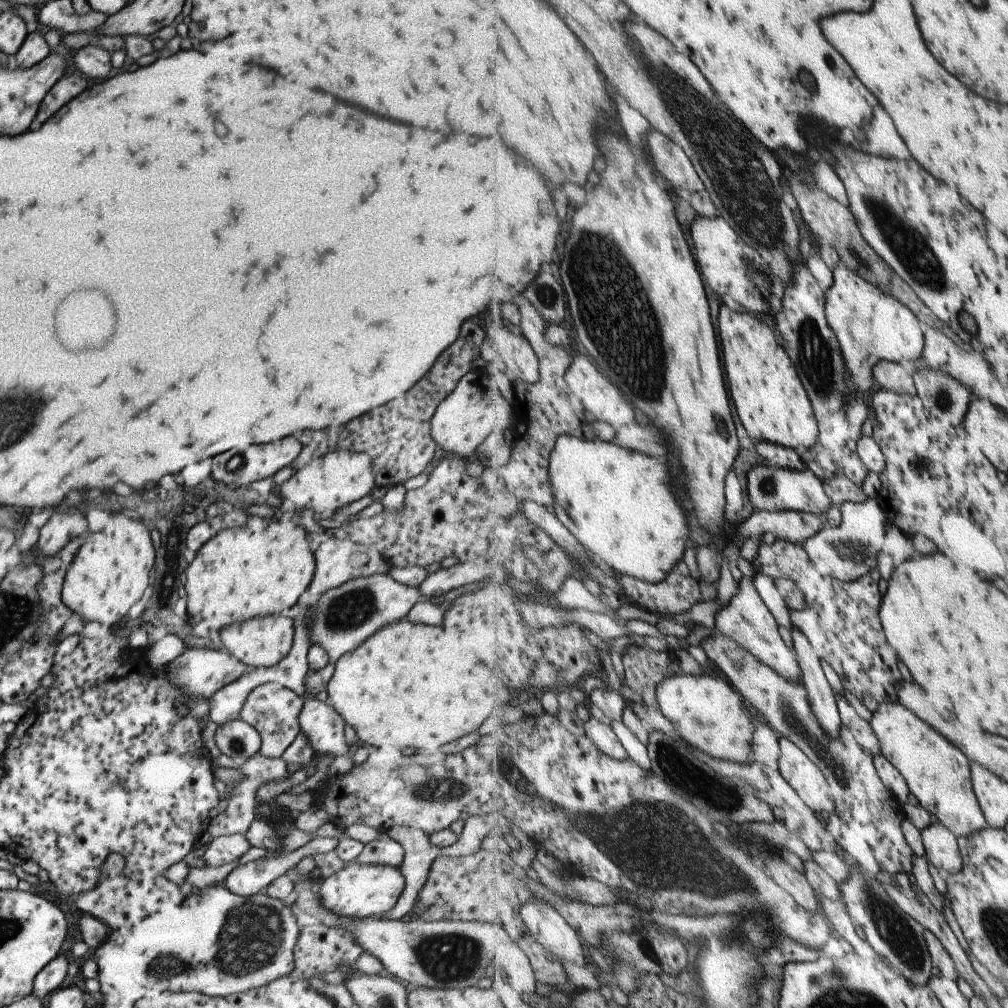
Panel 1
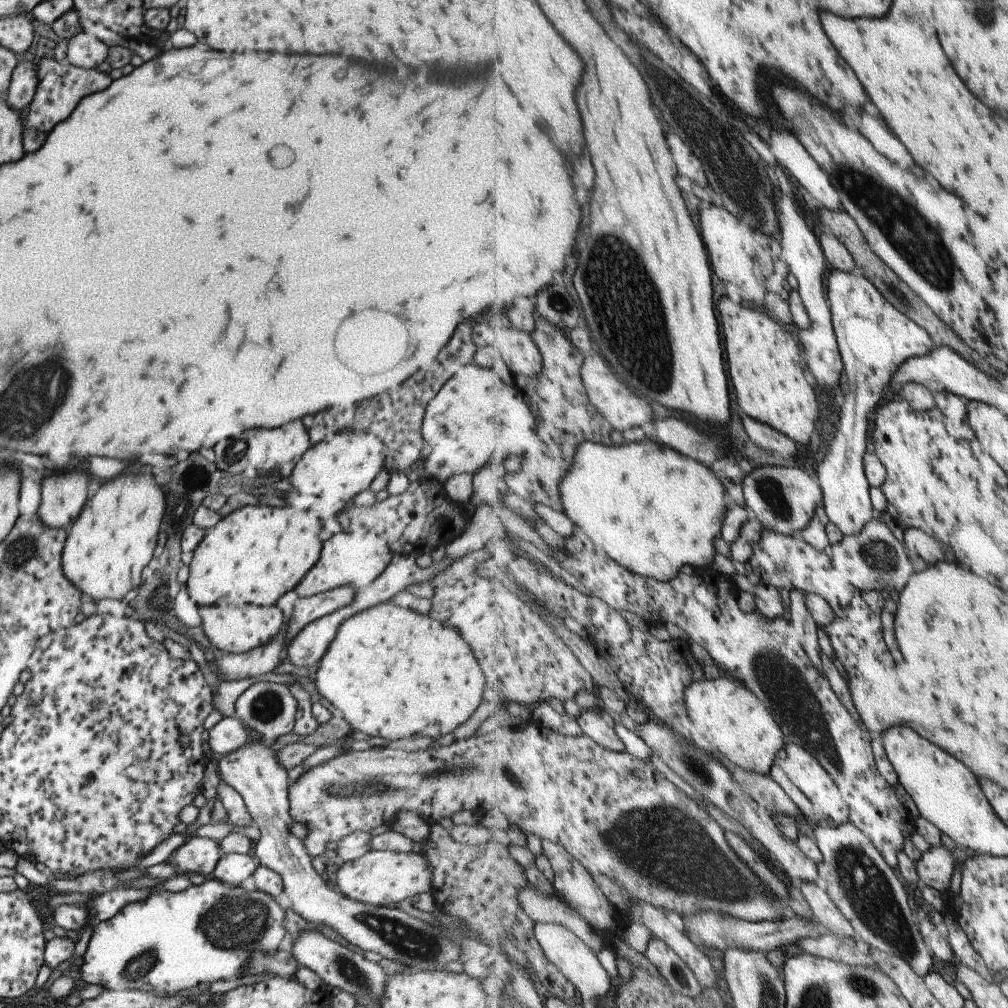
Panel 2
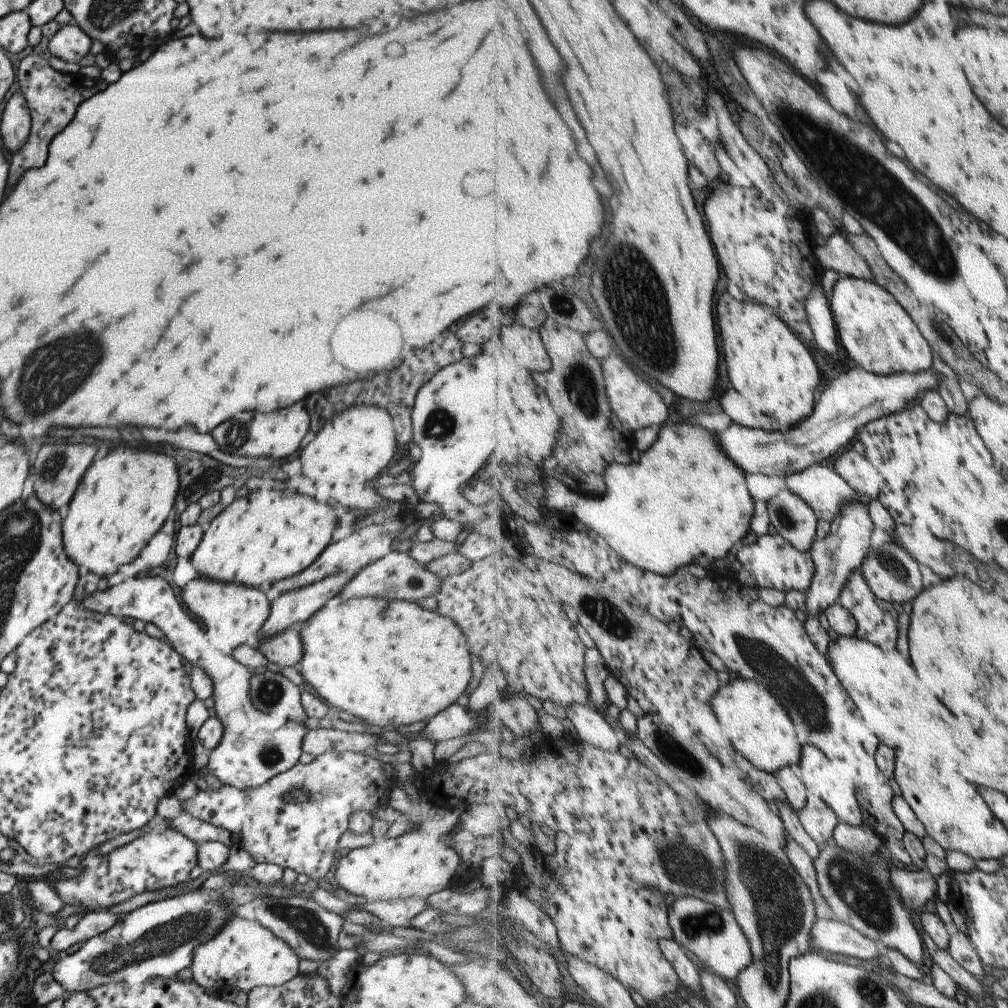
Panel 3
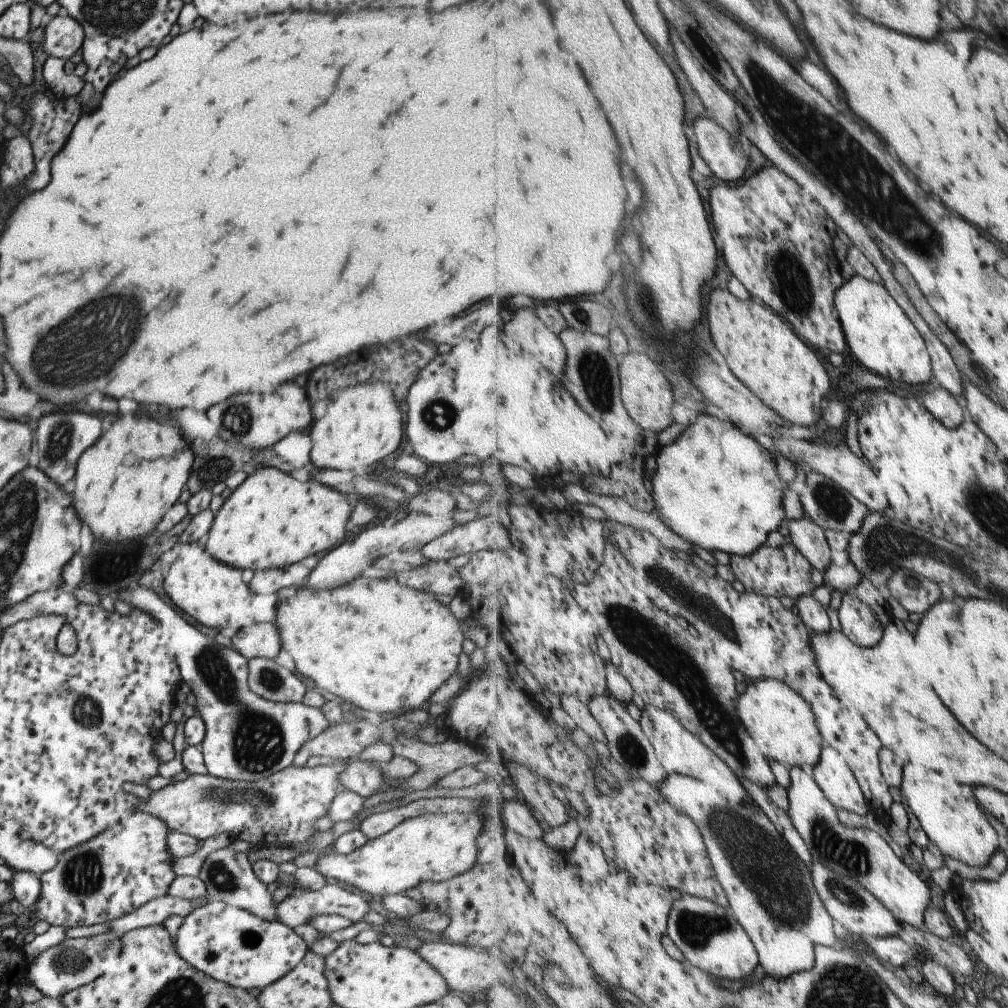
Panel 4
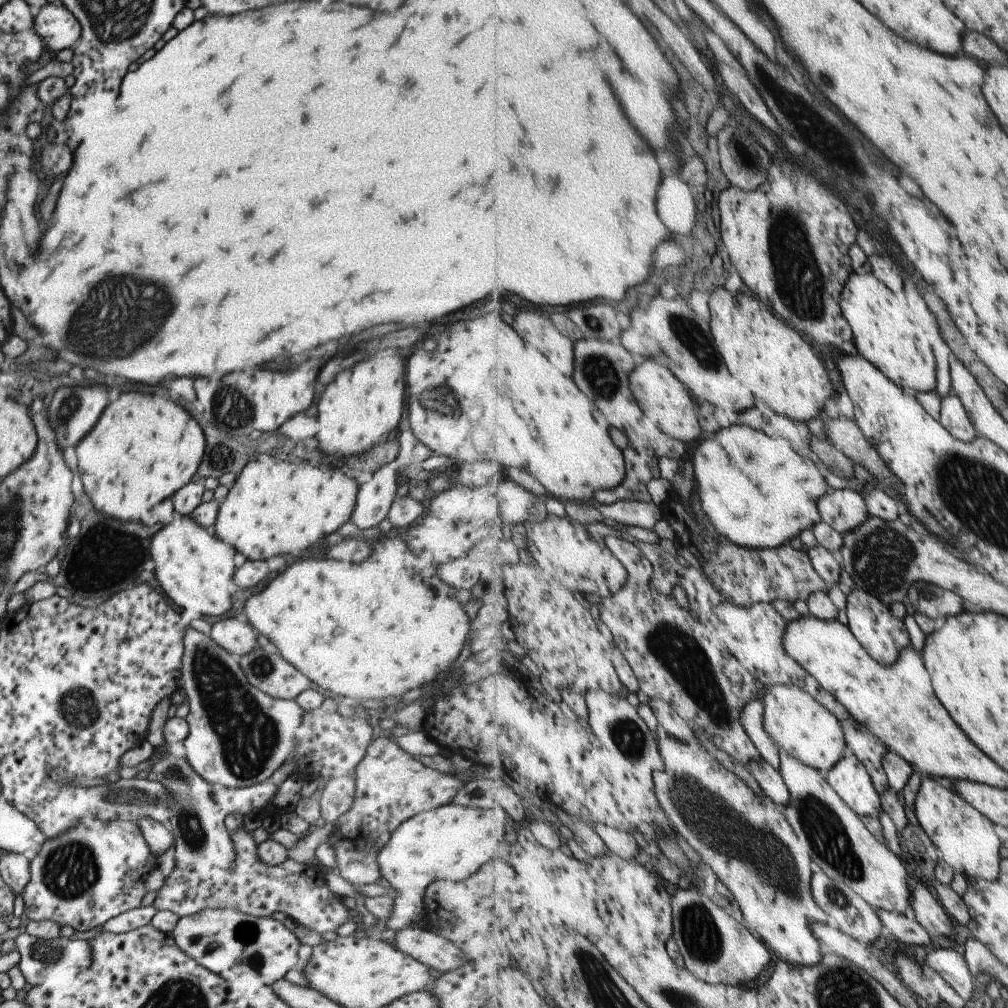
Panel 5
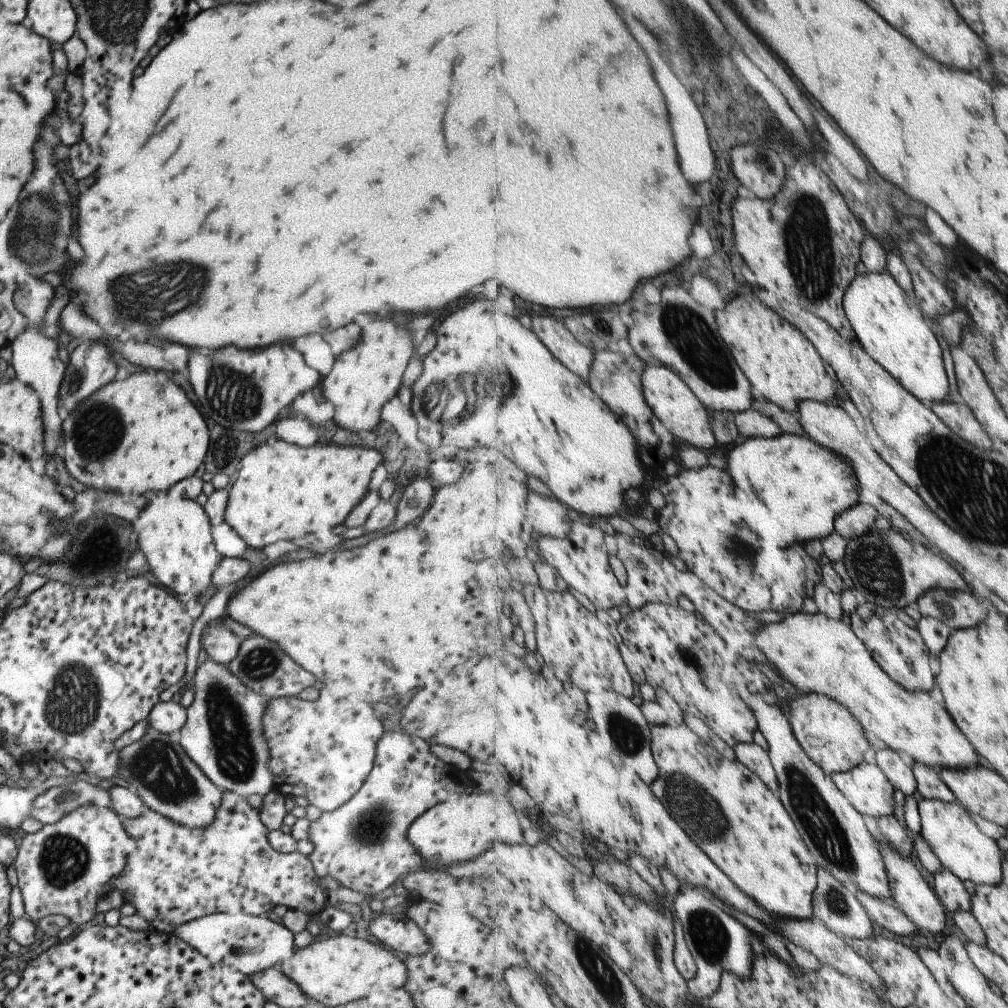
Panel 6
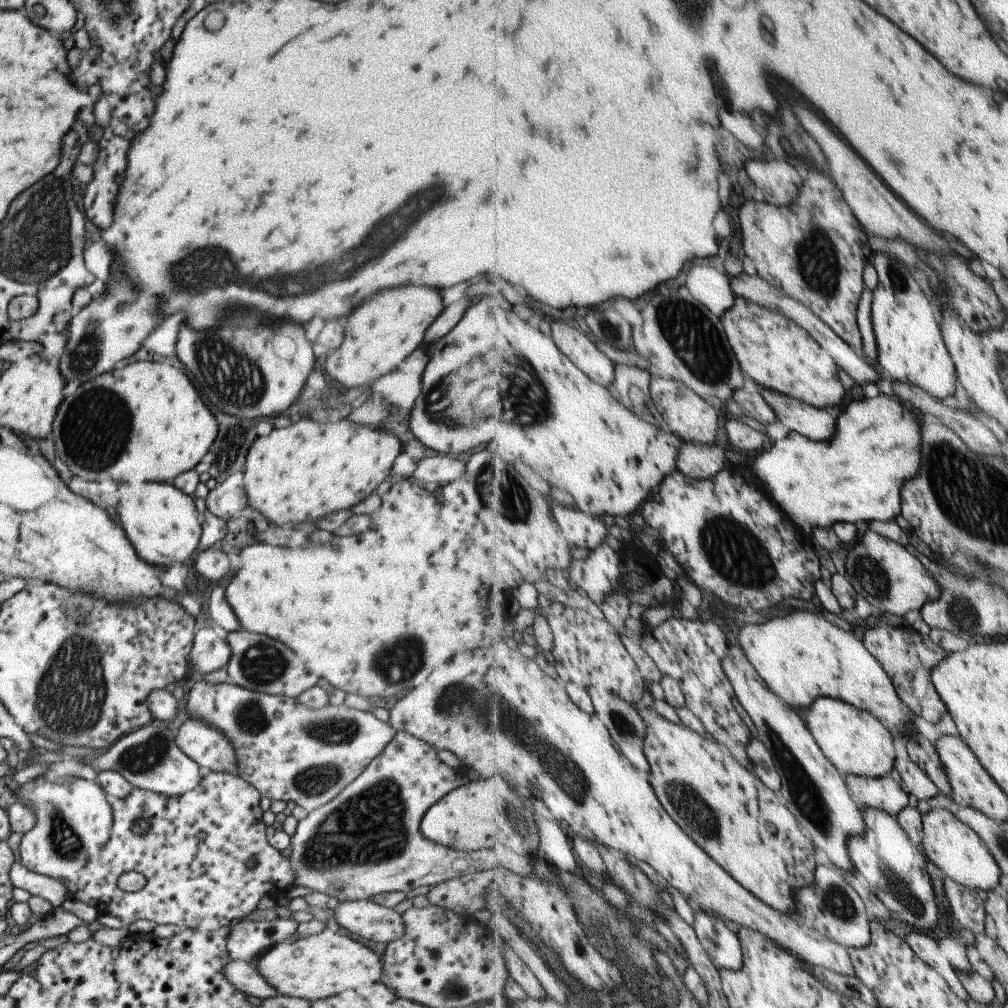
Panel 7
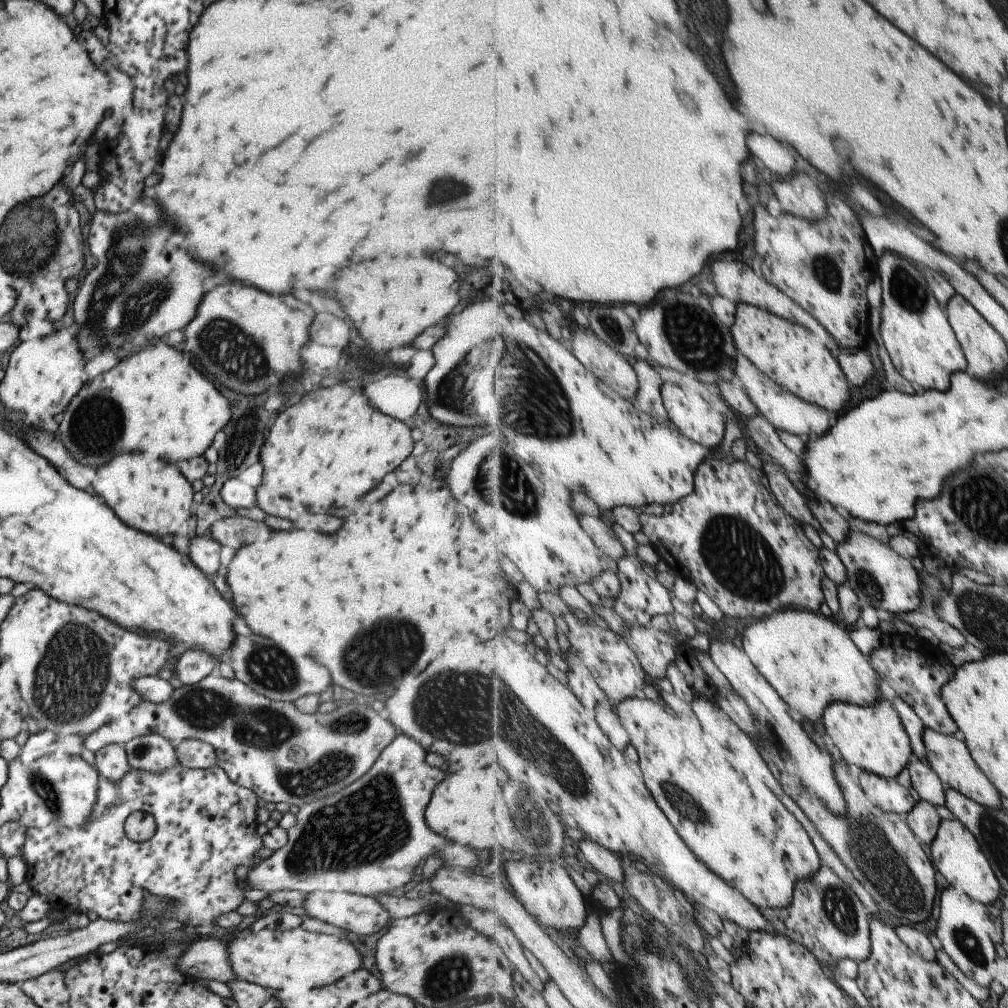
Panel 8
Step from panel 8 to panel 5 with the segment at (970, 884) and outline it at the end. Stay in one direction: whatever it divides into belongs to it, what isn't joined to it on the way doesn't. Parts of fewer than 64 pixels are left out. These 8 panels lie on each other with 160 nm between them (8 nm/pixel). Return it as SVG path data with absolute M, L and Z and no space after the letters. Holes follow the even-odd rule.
M933 776L921 780L921 790L916 798L916 816L929 838L937 845L941 858L954 868L955 873L966 877L995 882L1002 874L1001 838L995 832L995 823L989 820L961 794L941 786Z

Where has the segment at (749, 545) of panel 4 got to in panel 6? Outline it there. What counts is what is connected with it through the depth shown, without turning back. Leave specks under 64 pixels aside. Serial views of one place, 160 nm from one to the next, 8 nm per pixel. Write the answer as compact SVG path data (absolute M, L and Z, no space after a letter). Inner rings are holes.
M783 433L775 438L746 438L743 444L737 445L724 456L724 460L726 468L722 470L735 478L735 492L731 496L719 494L719 498L723 496L721 504L725 516L729 520L735 520L735 516L739 516L737 520L745 520L757 536L783 548L795 542L804 544L808 540L826 538L835 531L835 518L861 502L862 485L853 464L837 452L815 444L807 436Z

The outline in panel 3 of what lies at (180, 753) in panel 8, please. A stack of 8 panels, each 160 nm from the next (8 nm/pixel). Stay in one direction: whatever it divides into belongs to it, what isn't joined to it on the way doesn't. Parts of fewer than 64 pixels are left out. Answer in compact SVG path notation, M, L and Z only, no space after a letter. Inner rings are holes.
M161 576L128 579L117 586L104 586L86 596L78 608L115 616L138 619L155 625L167 638L169 647L193 668L201 668L211 678L213 688L212 714L223 724L219 744L209 751L207 772L221 785L237 790L251 790L267 784L271 778L289 770L301 754L301 740L308 732L302 722L285 722L259 712L249 700L251 670L219 651L198 626L179 606L167 580Z

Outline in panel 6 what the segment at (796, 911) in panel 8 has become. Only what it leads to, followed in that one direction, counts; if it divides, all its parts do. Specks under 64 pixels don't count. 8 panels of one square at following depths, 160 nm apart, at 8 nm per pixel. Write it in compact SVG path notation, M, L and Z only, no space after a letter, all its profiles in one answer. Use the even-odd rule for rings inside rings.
M818 868L818 884L814 893L814 915L841 938L869 939L878 933L876 923L871 919L867 908L856 896L856 891L839 882L831 872L825 868Z

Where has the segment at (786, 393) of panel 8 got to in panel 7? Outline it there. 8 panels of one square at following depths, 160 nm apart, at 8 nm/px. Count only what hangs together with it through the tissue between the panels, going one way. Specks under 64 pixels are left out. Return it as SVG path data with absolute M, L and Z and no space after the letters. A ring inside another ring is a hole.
M759 386L763 398L775 411L778 420L790 431L811 438L829 440L839 422L839 408L817 408L798 398Z

